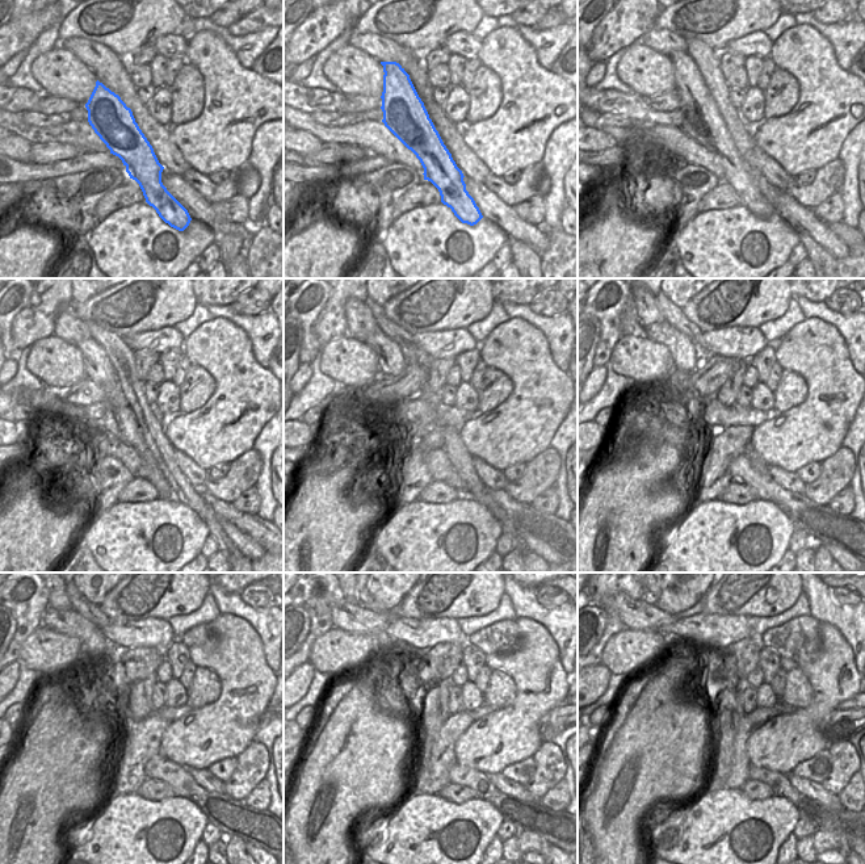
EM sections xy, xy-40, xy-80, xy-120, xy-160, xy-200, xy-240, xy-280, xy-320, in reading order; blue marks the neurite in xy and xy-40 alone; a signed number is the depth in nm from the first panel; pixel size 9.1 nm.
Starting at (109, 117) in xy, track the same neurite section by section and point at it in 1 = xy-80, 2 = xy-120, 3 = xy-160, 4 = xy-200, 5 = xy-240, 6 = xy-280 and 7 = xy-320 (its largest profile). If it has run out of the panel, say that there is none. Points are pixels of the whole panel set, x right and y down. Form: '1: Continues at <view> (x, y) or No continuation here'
1: Continues at xy-80 (700, 117)
2: Continues at xy-120 (113, 415)
3: Continues at xy-160 (390, 360)
4: Continues at xy-200 (684, 353)
5: Continues at xy-240 (96, 648)
6: Continues at xy-280 (355, 619)
7: Continues at xy-320 (643, 615)

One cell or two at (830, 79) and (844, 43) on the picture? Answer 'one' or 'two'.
two

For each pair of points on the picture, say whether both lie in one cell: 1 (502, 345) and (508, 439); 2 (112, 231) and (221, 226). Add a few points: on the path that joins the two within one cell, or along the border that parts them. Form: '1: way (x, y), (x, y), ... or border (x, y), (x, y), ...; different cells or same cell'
1: way (521, 369), (521, 415); same cell
2: border (192, 218), (204, 222), (217, 237); different cells

